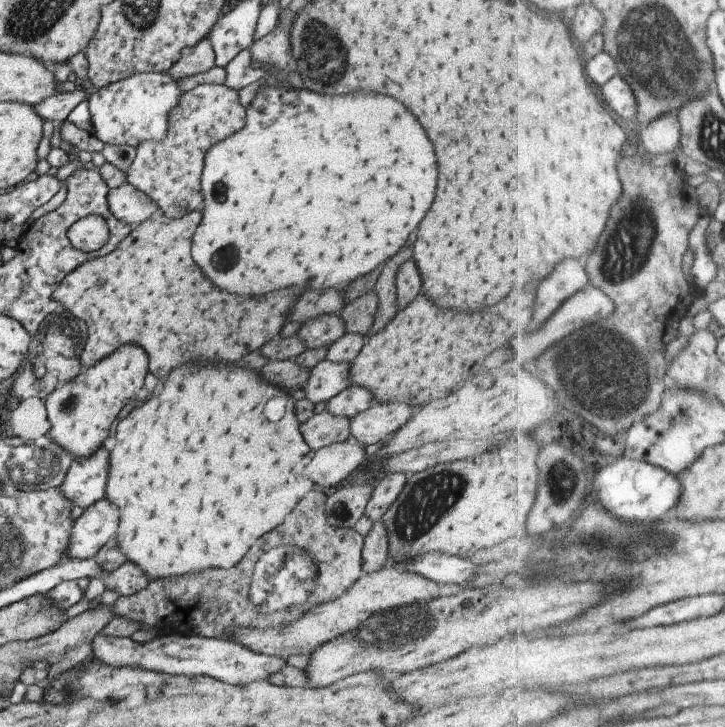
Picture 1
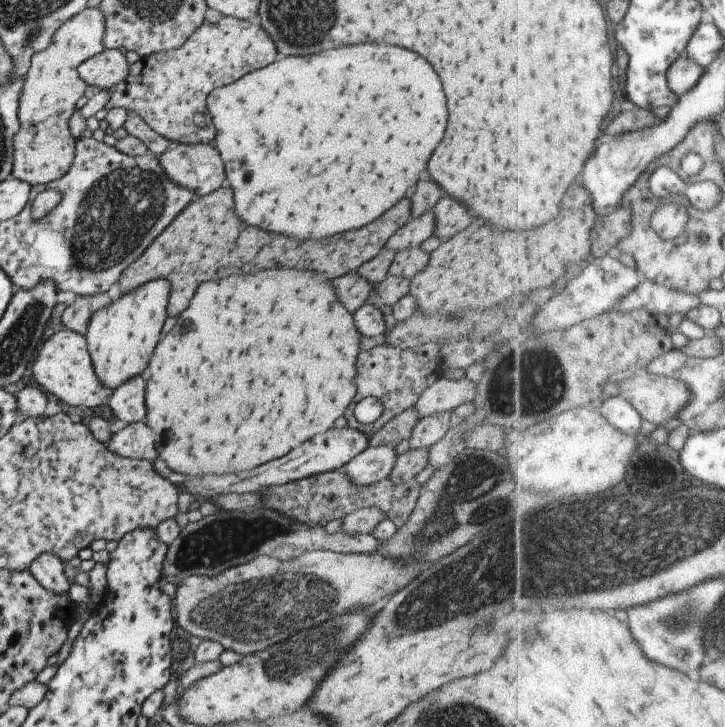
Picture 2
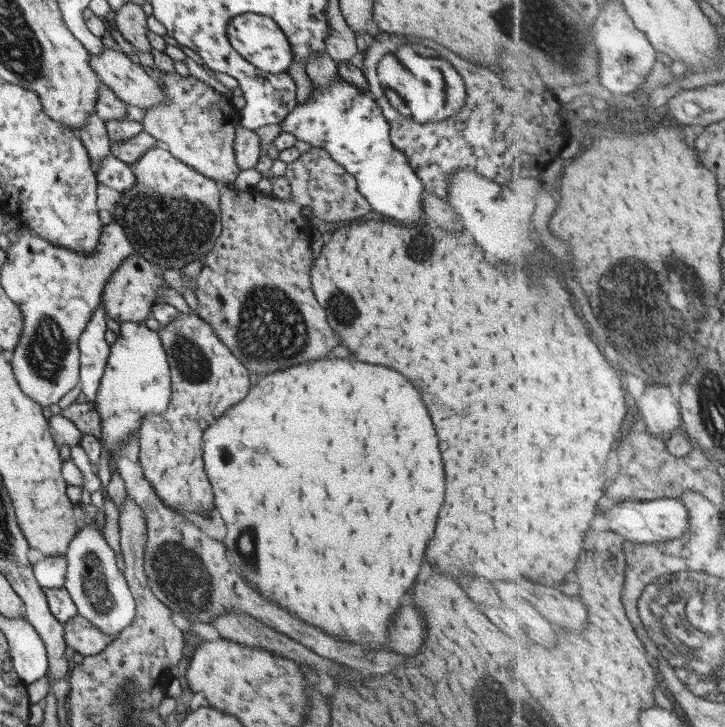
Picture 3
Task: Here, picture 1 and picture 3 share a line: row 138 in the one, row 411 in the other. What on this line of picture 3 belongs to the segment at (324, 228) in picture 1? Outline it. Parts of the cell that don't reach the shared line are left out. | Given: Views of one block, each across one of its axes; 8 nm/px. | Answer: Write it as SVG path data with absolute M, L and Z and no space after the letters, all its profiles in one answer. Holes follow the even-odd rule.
M319 358L290 367L260 377L240 401L222 412L219 418L214 418L213 424L203 430L202 461L205 474L211 482L214 508L225 525L223 544L226 556L229 564L239 570L239 576L245 578L243 582L253 584L250 587L271 604L285 609L291 616L330 638L375 650L385 642L383 636L389 618L419 572L425 542L433 536L435 518L443 504L443 468L437 450L437 438L419 392L391 368L347 358Z

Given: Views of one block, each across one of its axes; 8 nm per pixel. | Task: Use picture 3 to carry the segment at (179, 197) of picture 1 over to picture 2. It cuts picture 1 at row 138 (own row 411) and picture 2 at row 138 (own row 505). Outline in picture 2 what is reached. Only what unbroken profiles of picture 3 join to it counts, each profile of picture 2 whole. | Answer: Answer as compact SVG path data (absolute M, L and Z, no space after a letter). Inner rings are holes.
M221 16L217 23L211 24L207 21L201 23L181 46L165 52L149 54L148 57L141 58L141 70L135 76L135 68L129 68L129 74L123 82L108 88L109 100L103 106L105 110L115 107L123 107L126 111L131 110L153 132L159 136L167 138L171 142L179 142L183 145L196 145L213 143L215 132L210 114L206 108L207 94L215 88L227 86L229 82L239 80L241 76L253 70L267 66L275 60L275 48L273 42L260 25L254 25L247 20L231 18L231 16Z

